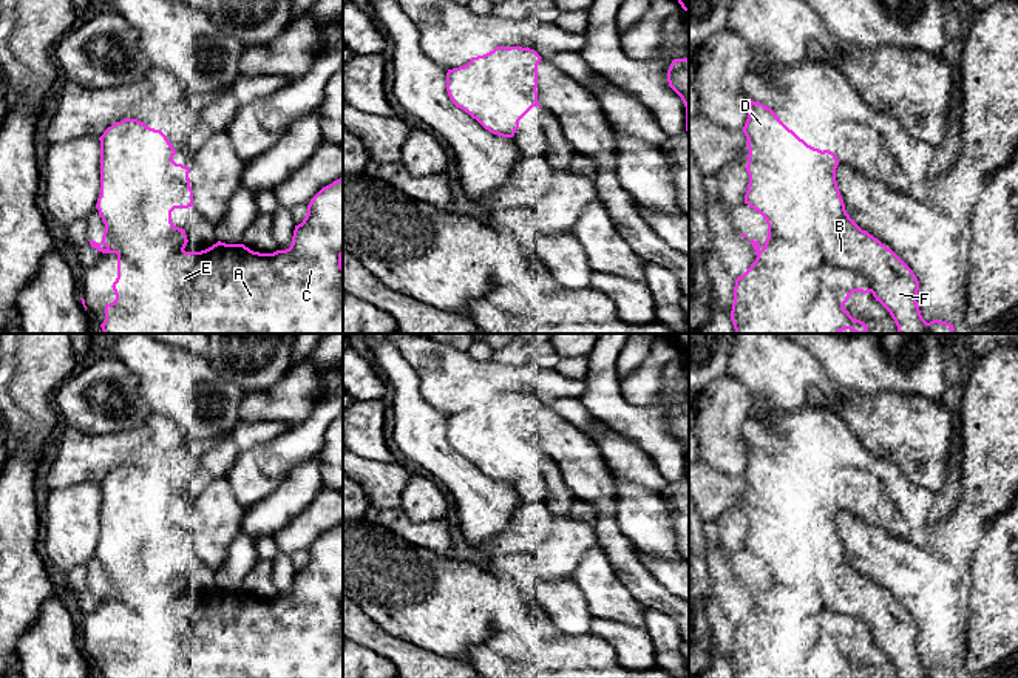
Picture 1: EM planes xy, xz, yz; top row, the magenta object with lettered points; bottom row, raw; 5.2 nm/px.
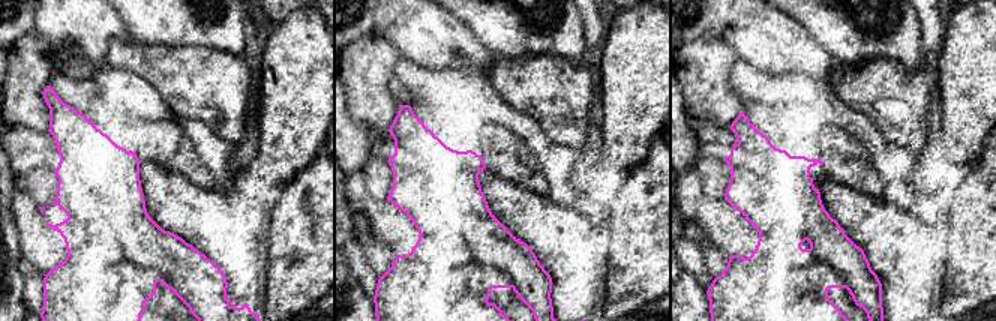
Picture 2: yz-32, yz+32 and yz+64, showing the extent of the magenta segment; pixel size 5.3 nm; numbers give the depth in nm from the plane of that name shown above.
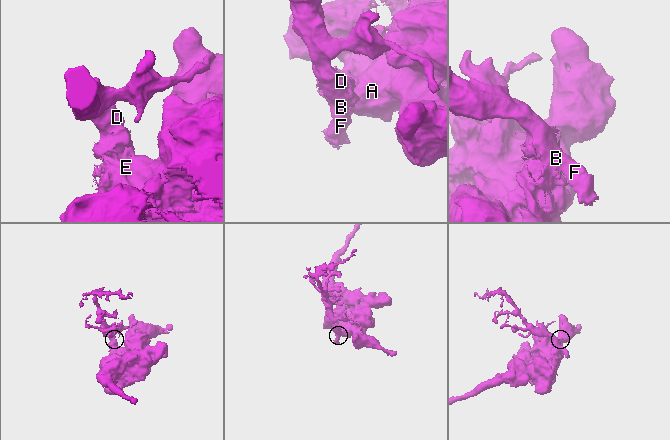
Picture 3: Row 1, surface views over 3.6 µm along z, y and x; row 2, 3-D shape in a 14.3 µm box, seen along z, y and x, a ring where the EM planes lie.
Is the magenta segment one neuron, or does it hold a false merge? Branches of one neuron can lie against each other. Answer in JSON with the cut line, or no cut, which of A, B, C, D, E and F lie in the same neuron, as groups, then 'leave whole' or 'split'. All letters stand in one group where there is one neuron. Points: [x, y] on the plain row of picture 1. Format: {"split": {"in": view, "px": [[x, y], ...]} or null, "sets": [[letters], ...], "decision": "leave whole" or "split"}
{"split": {"in": "yz", "px": [[748, 487], [810, 555], [824, 607], [872, 637]]}, "sets": [["A", "C", "E"], ["B", "D", "F"]], "decision": "split"}

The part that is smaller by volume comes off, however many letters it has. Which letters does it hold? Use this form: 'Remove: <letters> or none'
Remove: B, D, F

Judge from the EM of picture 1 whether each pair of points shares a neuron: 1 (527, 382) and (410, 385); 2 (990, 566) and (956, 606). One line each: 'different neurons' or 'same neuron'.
1: different neurons
2: different neurons

